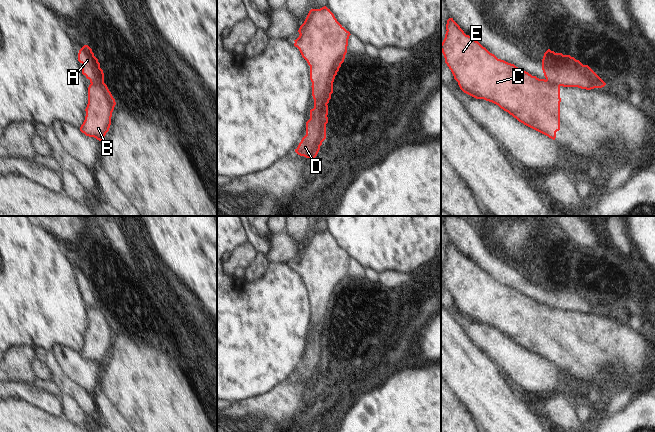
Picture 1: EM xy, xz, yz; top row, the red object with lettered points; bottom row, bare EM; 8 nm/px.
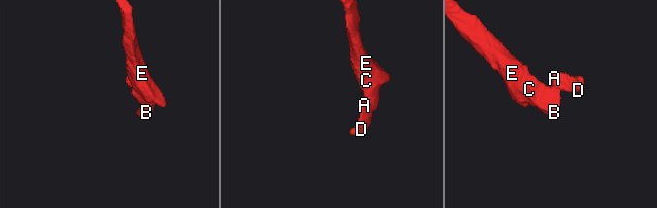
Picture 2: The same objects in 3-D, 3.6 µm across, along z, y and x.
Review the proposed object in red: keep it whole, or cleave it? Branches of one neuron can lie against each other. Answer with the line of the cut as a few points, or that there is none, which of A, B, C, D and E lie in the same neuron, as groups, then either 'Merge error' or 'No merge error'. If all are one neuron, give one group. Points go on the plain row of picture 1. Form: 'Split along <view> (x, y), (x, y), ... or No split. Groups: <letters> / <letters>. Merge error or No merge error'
Split along yz (545, 304), (549, 307), (560, 309). Groups: A D / B C E. Merge error

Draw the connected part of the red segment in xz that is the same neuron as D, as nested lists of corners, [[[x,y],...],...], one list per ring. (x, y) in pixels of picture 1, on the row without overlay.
[[[322,329],[310,334],[310,343],[306,346],[306,359],[302,362],[295,376],[306,382],[314,383],[322,366],[326,363],[328,330]]]

